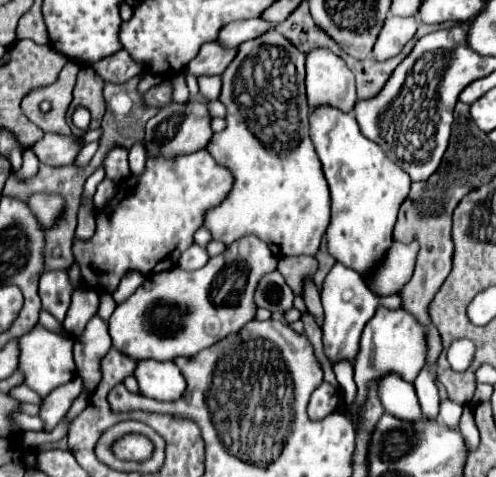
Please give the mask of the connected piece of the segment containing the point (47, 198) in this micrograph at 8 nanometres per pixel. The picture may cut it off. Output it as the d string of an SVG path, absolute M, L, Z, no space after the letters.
M31 195L27 199L27 205L31 209L31 213L35 213L35 217L41 221L41 225L49 227L53 225L53 221L59 217L59 213L63 211L63 199L59 195Z

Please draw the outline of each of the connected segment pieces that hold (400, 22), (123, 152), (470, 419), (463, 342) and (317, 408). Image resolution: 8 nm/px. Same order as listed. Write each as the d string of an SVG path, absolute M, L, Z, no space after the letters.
M389 15L385 19L385 25L377 37L373 57L383 61L387 57L393 57L399 53L399 49L415 35L417 31L417 19L415 17L393 17Z
M113 145L105 159L103 159L103 169L105 169L105 177L109 177L111 181L119 183L123 181L129 173L129 165L127 165L127 149L123 145Z
M468 406L464 407L459 422L459 430L469 448L469 452L477 449L480 442L480 434L474 421L473 411Z
M459 339L451 345L449 349L449 363L455 371L463 371L471 365L473 361L473 351L475 351L475 345L467 339Z
M323 381L323 383L313 391L313 395L311 395L311 399L309 399L307 413L309 413L311 419L323 419L323 417L327 417L329 413L337 411L339 401L341 401L339 391L333 389L333 385L329 385L329 383Z

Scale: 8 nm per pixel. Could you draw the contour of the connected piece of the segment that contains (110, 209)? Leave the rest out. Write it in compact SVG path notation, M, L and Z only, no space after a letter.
M205 149L177 159L161 159L161 157L149 159L145 173L141 177L125 179L119 185L117 195L107 203L107 207L99 209L95 235L89 241L73 239L73 255L81 265L83 283L87 287L95 287L95 275L97 275L99 285L103 287L107 285L109 291L115 291L121 277L129 269L137 269L143 275L153 275L165 269L173 269L177 265L179 255L193 243L193 233L203 225L203 213L209 207L219 205L227 197L231 185L233 185L231 173L225 167L217 165Z

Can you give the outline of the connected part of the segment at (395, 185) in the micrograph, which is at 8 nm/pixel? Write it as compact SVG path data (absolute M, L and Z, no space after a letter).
M329 105L311 109L309 135L331 191L331 223L325 231L327 251L335 261L367 275L393 241L393 225L412 181L399 165L385 157L377 143L363 137L353 113L341 113L329 109Z

